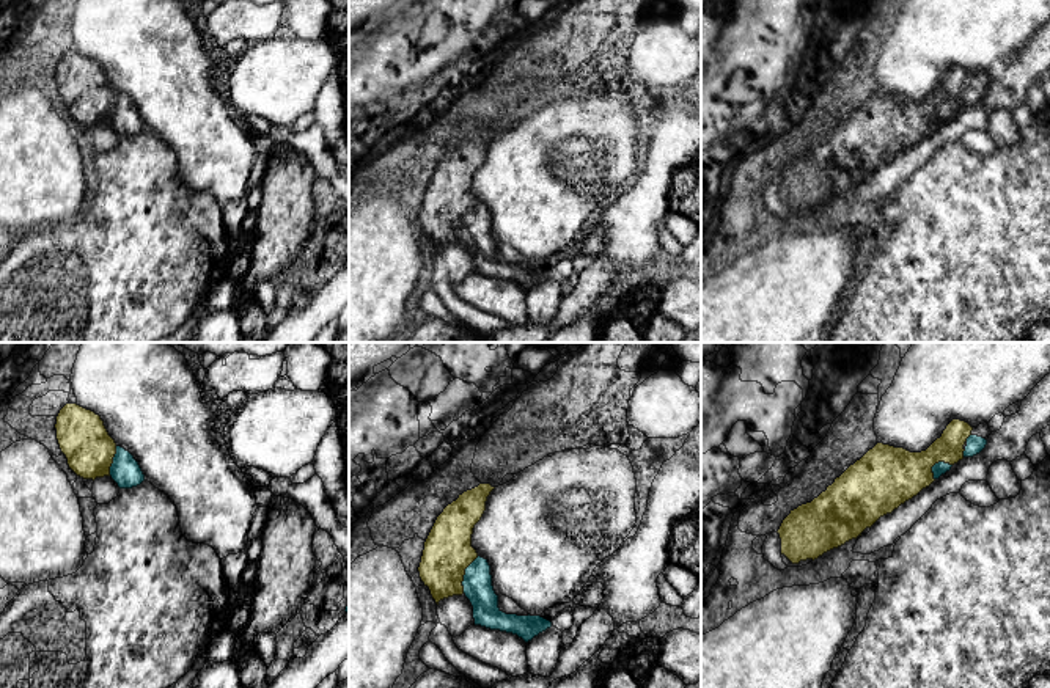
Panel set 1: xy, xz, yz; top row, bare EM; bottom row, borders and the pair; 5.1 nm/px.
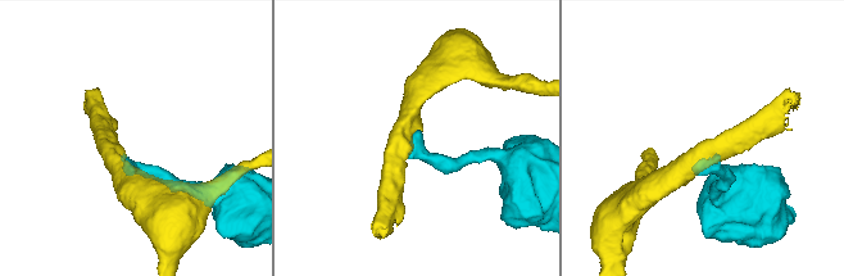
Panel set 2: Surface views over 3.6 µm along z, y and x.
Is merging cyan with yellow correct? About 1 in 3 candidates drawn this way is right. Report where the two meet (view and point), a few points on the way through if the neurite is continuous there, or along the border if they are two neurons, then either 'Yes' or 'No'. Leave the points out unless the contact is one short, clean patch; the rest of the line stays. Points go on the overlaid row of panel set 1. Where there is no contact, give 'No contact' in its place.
Touches cyan at xz (464, 575). Path across: xz (477, 583), (464, 575), (448, 559), (448, 552). Yes

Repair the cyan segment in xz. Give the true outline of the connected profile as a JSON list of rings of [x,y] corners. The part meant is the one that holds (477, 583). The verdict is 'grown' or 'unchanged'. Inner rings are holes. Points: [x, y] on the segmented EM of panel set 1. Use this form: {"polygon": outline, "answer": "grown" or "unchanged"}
{"polygon": [[[479,484],[443,509],[424,542],[418,572],[437,605],[464,594],[473,606],[475,625],[512,633],[528,642],[550,628],[552,622],[541,616],[503,613],[492,586],[490,565],[472,547],[473,528],[494,489]]], "answer": "grown"}

